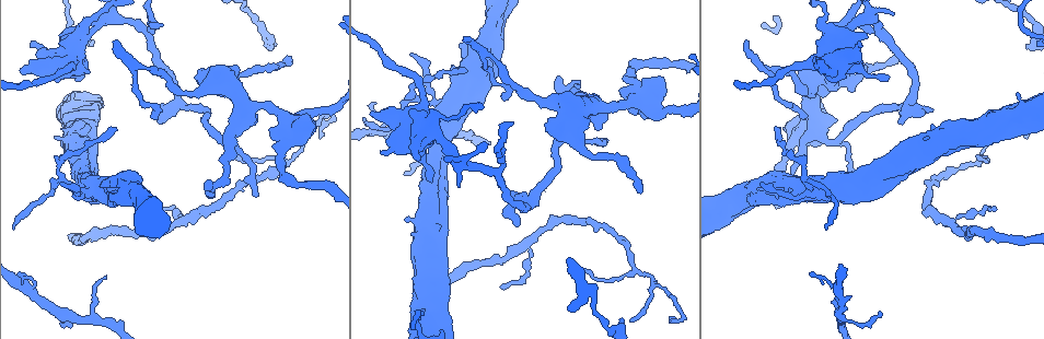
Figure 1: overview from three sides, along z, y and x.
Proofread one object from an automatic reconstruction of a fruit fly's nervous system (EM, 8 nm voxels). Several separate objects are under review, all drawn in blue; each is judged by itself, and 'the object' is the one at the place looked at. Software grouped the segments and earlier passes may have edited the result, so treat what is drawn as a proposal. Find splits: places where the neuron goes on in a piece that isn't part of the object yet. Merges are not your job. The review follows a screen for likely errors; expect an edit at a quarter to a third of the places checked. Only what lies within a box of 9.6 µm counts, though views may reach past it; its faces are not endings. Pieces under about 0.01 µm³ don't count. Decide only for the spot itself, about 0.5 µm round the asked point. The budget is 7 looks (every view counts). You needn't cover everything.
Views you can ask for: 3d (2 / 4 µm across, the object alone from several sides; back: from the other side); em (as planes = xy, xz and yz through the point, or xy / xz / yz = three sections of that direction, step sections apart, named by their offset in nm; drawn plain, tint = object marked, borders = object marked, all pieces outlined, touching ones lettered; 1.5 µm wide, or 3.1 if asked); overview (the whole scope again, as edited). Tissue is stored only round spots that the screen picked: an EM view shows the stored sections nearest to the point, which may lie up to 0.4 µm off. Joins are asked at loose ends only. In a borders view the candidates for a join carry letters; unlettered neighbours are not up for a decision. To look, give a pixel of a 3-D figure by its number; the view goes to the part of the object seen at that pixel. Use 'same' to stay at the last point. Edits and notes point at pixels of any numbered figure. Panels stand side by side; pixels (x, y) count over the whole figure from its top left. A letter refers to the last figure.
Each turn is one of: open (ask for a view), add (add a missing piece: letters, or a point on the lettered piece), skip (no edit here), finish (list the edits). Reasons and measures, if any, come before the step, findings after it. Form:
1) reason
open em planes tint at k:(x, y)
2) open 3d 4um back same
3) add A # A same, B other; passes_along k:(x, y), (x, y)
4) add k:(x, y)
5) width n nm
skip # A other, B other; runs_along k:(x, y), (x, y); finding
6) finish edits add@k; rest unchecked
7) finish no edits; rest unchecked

free end
open 3d 2um at 1:(518, 224)

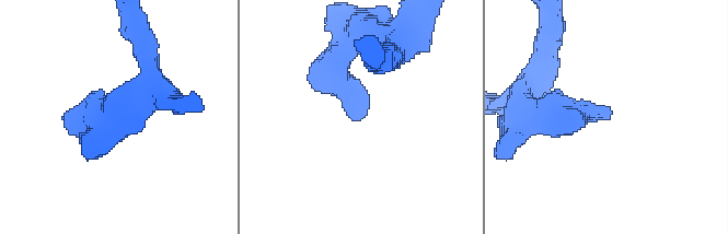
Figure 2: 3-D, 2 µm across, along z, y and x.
open em xz step 4 borders at 2:(606, 119)

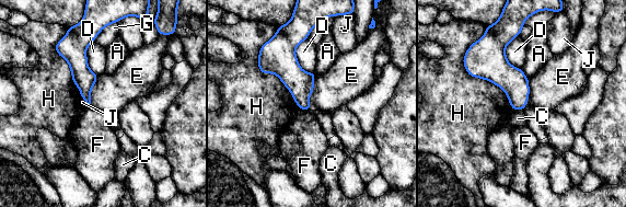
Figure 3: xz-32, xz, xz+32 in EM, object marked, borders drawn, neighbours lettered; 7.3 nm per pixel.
skip # A other, C other, D other, E other, F other, G other, H other, J other; none of them fits

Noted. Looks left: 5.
branch stops here
open 3d 4um at 1:(256, 196)

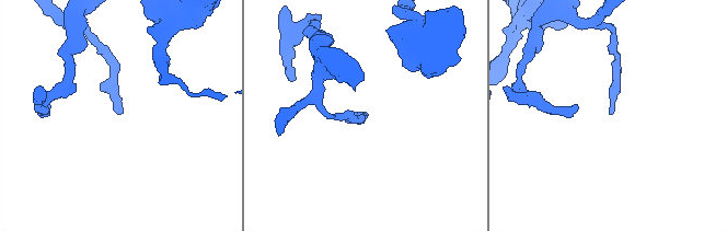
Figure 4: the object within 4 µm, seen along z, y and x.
open em xz step 4 tint at 4:(120, 112)

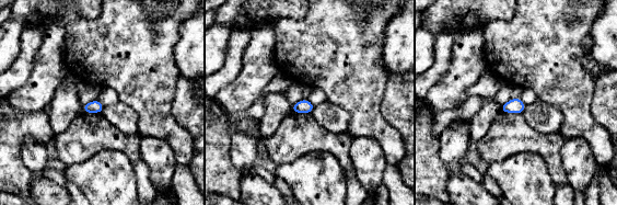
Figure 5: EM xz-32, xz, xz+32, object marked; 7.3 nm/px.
another direction
open em planes borders same

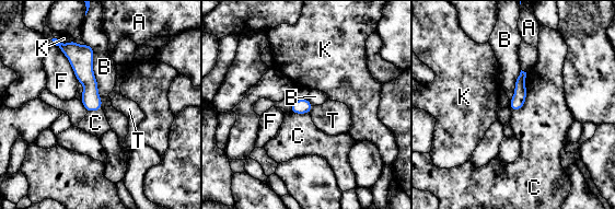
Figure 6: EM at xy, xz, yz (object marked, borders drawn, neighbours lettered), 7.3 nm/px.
skip # A other, B other, C other, F other, K other, T other; runs_along 6:(73, 44), (90, 82), (93, 108); none of them fits

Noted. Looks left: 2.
an open end
open em yz step 4 borders at 1:(620, 318)

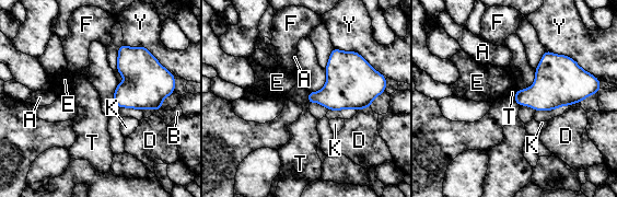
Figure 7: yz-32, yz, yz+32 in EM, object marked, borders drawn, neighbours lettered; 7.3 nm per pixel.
skip # A other, B other, D other, E other, F other, K other, T other, Y other; none of them fits

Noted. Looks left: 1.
finish no edits; rest unchecked

